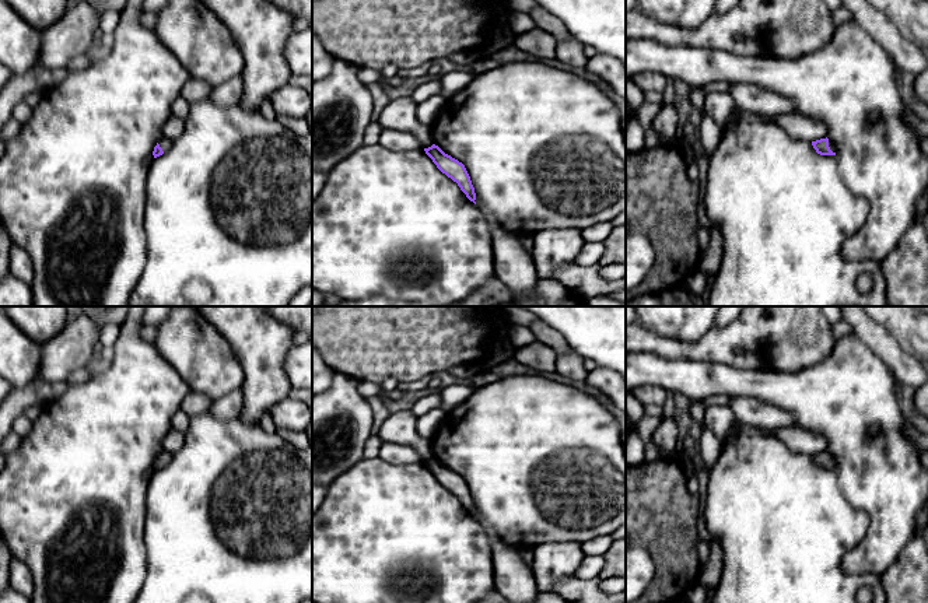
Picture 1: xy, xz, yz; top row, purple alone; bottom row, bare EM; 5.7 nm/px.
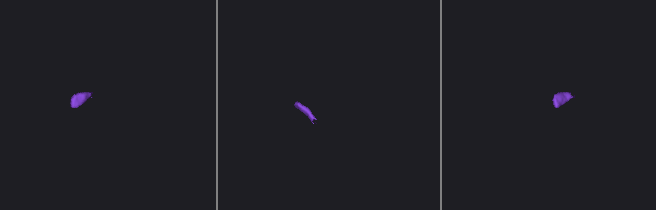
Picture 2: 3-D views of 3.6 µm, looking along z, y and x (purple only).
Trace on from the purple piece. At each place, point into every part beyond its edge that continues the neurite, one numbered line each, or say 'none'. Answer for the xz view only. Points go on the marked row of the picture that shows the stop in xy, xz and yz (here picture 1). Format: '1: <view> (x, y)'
1: xz (514, 266)

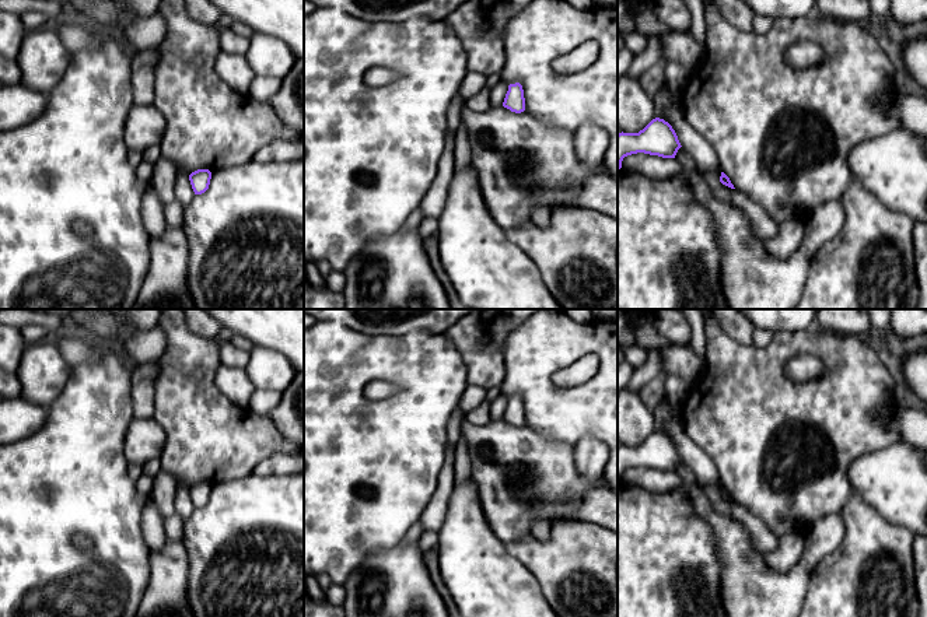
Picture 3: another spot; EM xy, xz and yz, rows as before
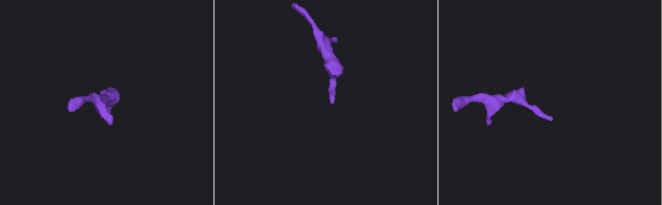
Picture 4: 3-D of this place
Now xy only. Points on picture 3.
none

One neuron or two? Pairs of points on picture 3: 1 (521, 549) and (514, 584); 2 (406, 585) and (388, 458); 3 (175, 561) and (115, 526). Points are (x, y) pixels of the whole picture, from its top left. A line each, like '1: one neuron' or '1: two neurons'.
1: two neurons
2: two neurons
3: two neurons

